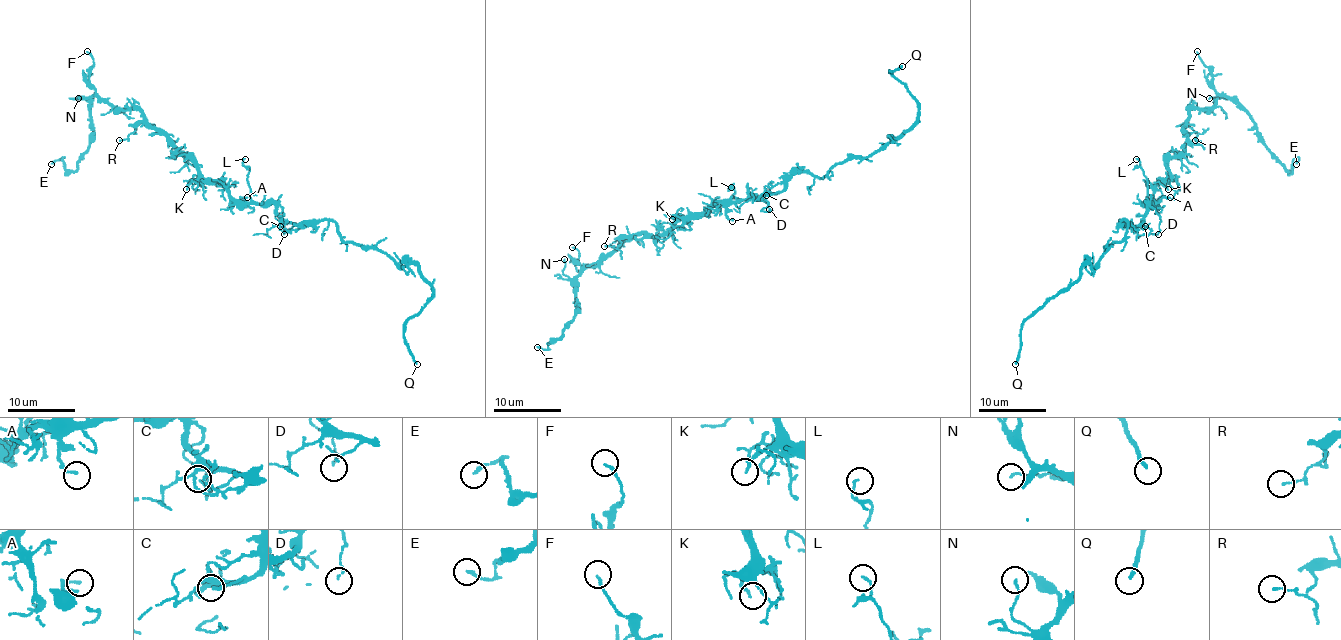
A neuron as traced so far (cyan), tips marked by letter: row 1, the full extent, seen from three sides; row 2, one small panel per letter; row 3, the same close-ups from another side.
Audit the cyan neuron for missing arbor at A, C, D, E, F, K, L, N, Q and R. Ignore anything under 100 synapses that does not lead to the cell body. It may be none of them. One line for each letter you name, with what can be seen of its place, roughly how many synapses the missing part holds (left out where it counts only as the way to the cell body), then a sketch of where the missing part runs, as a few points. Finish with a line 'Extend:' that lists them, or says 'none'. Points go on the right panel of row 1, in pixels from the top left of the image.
Q: Place: (1015, 364). Course of what is missing: (1015, 364), (1012, 371), (1000, 371), (990, 383), (975, 379)
Extend: Q

